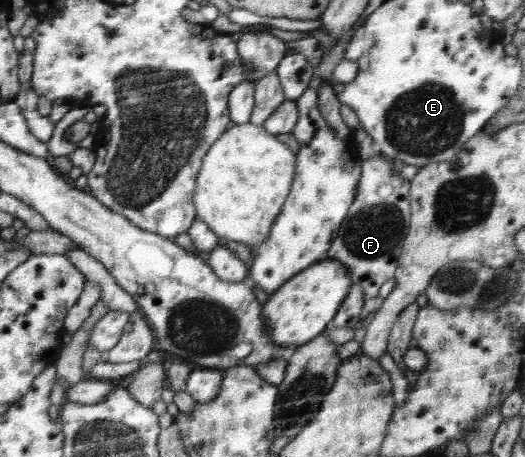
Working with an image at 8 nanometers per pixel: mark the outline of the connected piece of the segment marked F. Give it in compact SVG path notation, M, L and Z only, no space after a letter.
M377 155L365 160L363 162L363 175L358 183L354 202L341 223L337 238L333 240L324 257L325 259L341 261L349 269L353 284L357 284L363 292L365 304L368 301L378 302L381 285L396 276L399 255L401 255L402 245L409 229L409 220L411 220L411 180L404 180L396 172L393 161L386 160L383 156Z

